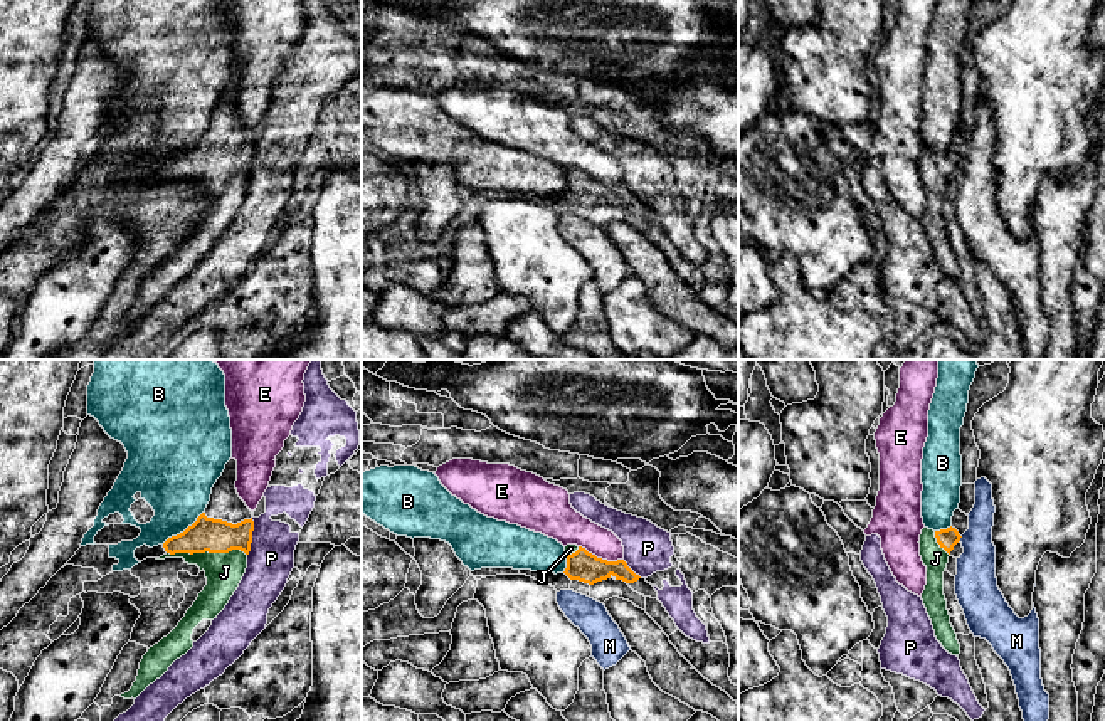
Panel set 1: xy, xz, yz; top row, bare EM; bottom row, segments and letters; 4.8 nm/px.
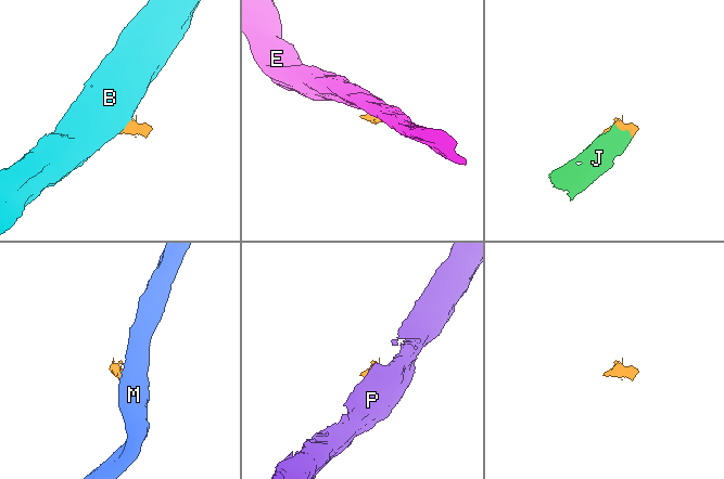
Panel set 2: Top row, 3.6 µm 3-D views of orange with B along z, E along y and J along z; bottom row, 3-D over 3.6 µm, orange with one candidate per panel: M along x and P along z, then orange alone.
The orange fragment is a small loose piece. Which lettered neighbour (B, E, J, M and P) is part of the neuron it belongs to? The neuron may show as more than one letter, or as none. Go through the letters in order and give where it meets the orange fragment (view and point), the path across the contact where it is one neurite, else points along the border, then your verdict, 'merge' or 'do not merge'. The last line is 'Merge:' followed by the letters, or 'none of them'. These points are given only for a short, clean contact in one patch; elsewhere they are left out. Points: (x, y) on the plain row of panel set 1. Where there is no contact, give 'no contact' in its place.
B: meets orange in xy at (184, 155); border along xy (202, 135), (182, 155), (162, 167); do not merge
E: meets orange in xz at (601, 182); border along xz (579, 168), (597, 180), (623, 184); do not merge
J: meets orange in xy at (207, 173); runs through xy (211, 158), (207, 173), (224, 190), (224, 195); merge
M: meets orange in yz at (961, 160); border along yz (962, 160), (959, 163); do not merge
P: meets orange in xy at (251, 160); border along xy (253, 142), (253, 165), (248, 178); do not merge
Merge: J

